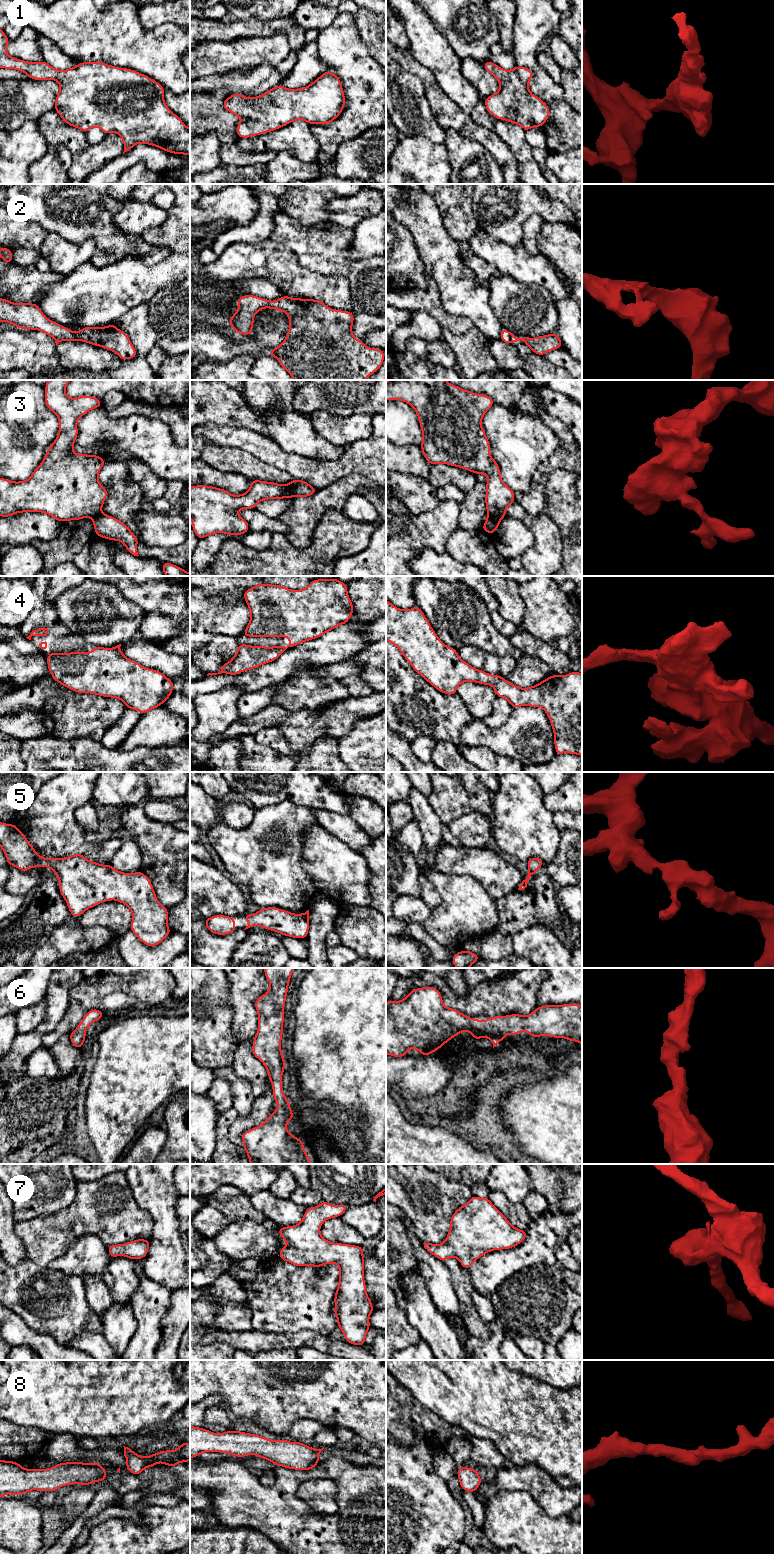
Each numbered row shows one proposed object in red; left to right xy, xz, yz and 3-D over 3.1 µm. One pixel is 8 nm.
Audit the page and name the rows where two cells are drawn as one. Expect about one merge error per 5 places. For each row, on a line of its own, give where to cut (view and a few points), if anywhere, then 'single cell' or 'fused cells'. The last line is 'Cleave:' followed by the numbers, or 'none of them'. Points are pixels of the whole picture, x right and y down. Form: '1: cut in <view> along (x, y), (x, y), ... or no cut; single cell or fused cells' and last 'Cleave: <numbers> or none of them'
1: no cut; single cell
2: no cut; single cell
3: cut in xz along (289, 483), (295, 495); fused cells
4: no cut; single cell
5: no cut; single cell
6: no cut; single cell
7: no cut; single cell
8: no cut; single cell
Cleave: 3

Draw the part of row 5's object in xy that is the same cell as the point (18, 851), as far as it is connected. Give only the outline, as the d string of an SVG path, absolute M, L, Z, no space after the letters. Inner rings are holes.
M0 822L0 847L7 859L7 865L27 872L33 867L48 867L59 881L59 891L67 903L68 909L76 919L87 909L108 900L115 900L126 905L132 912L131 931L149 947L159 945L172 931L168 927L168 908L156 897L152 883L141 871L124 873L110 864L101 865L87 860L80 852L65 858L44 858L36 853L26 836L17 825Z

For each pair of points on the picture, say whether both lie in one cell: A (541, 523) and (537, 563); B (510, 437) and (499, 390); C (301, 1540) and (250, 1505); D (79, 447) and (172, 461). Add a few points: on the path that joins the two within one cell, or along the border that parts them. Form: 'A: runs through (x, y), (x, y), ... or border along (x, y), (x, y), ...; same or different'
A: runs through (541, 533), (541, 553); same
B: border along (494, 402), (507, 408), (517, 407); different
C: runs through (288, 1527), (270, 1509), (263, 1508); same
D: runs through (102, 448), (149, 448); same

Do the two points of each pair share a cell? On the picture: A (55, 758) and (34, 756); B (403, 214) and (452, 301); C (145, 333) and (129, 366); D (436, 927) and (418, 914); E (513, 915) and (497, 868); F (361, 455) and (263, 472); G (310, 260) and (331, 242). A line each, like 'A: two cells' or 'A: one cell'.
A: one cell
B: one cell
C: one cell
D: two cells
E: two cells
F: two cells
G: one cell

